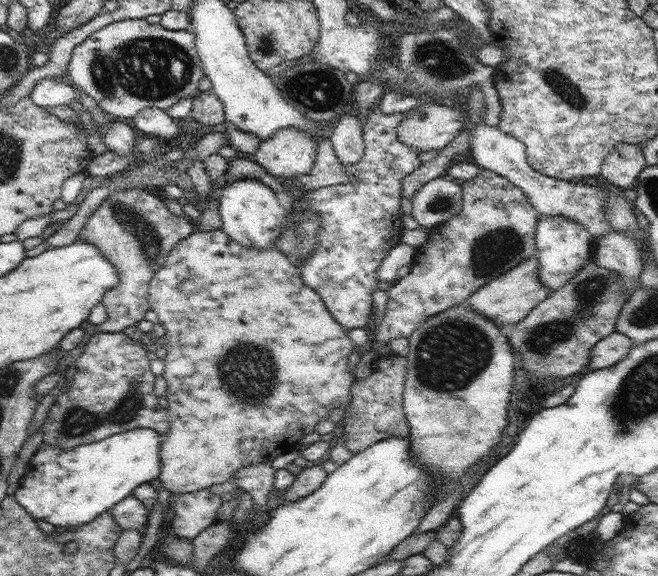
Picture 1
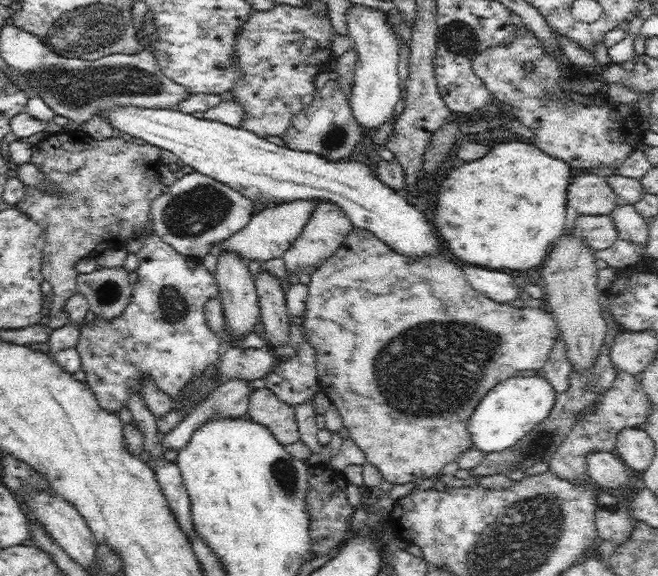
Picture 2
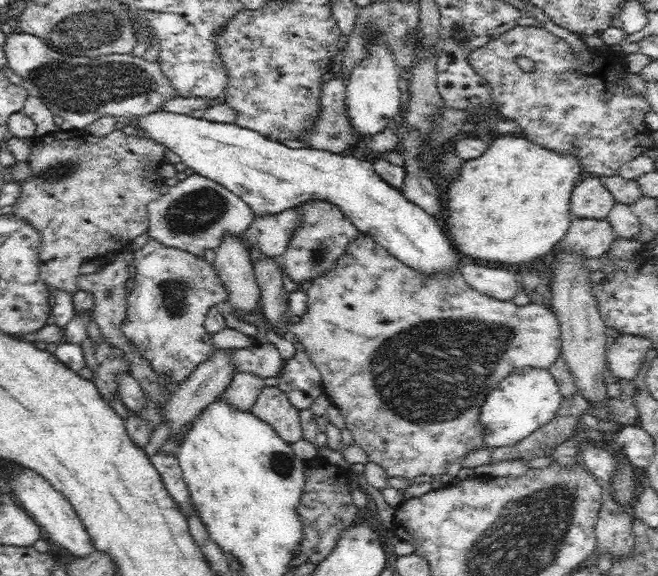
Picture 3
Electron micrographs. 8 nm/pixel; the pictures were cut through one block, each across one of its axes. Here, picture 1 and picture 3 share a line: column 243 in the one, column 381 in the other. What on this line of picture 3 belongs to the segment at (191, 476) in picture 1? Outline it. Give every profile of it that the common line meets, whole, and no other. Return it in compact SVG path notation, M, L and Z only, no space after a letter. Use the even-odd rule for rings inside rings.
M359 232L357 238L346 247L330 271L311 280L311 286L307 290L306 312L299 322L288 324L286 333L294 334L294 337L304 345L311 362L321 372L324 393L344 416L347 429L352 433L353 442L360 445L360 448L368 453L370 460L379 464L390 478L400 476L406 480L421 474L428 474L438 479L446 473L446 468L452 462L460 462L474 449L485 448L479 414L490 391L501 380L515 373L517 368L548 369L548 366L552 366L552 363L561 356L561 330L557 316L550 307L542 303L518 306L510 300L492 298L474 290L464 280L460 269L454 269L450 276L446 276L446 273L440 276L422 273L402 263L372 237L362 232Z

